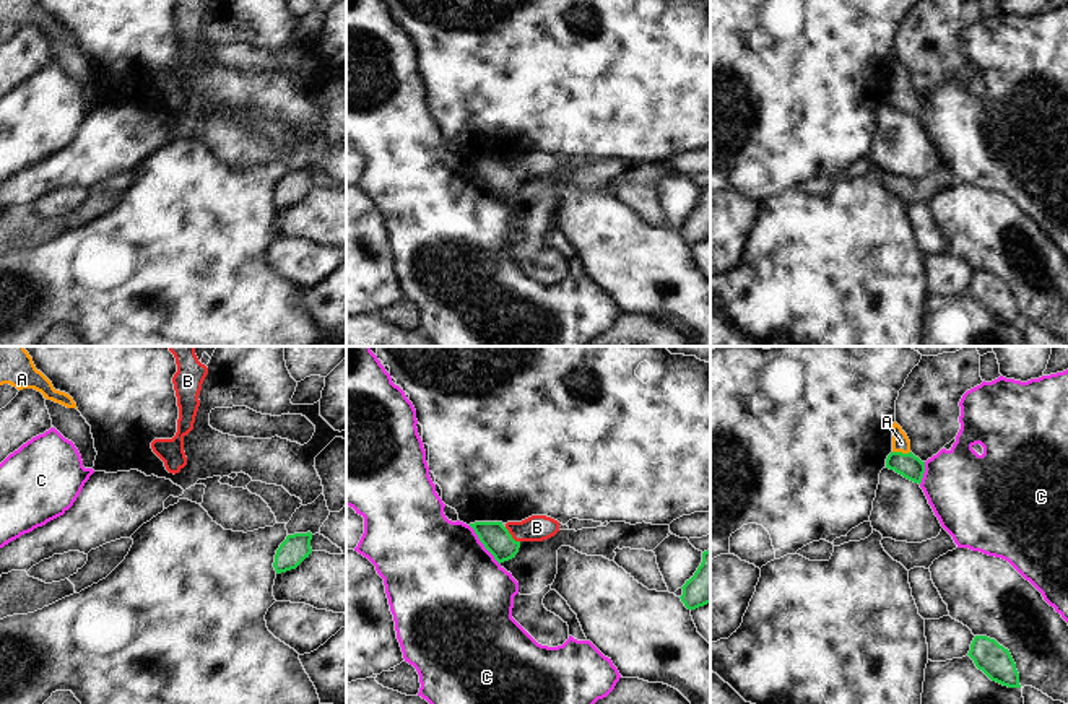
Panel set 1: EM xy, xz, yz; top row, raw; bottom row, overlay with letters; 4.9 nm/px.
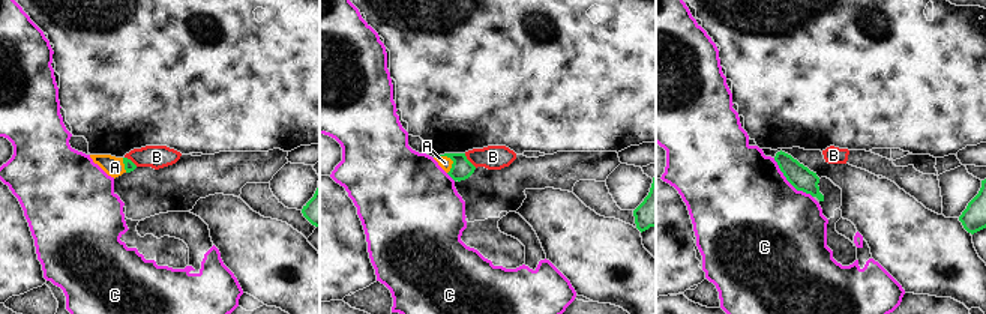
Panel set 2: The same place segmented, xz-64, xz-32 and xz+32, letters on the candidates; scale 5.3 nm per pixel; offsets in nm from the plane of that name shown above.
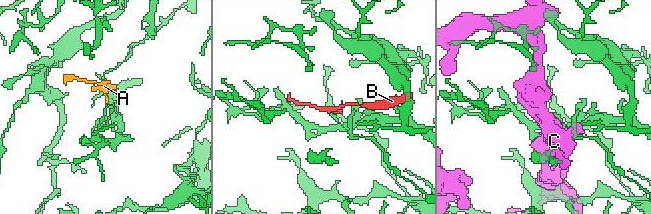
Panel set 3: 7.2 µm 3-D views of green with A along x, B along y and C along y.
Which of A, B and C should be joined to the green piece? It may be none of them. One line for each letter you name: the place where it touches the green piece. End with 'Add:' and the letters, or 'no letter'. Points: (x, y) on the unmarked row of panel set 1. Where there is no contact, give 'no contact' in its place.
A: contact yz (901, 88)
Add: A

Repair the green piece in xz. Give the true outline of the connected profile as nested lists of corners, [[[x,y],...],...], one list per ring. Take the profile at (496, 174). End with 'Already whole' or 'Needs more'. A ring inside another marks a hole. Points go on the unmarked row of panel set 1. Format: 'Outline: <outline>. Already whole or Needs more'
Outline: [[[475,158],[470,163],[499,200],[515,193],[519,189],[520,177],[512,174],[502,158]]]. Already whole.

